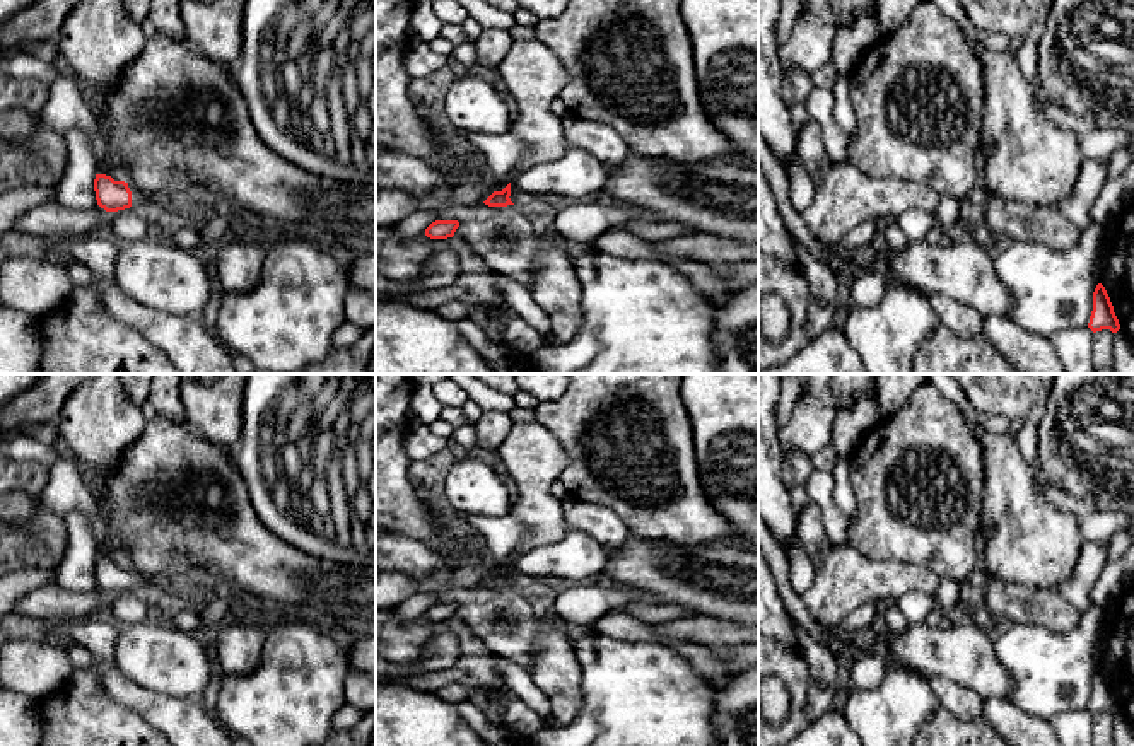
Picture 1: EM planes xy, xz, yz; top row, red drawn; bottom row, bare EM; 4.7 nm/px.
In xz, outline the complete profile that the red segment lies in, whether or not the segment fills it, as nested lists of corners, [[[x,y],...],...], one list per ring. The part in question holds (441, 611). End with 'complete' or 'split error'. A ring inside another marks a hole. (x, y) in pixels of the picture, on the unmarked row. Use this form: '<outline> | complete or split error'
[[[435,603],[425,611],[425,618],[430,621],[447,621],[454,618],[458,609],[458,603]]] | complete

